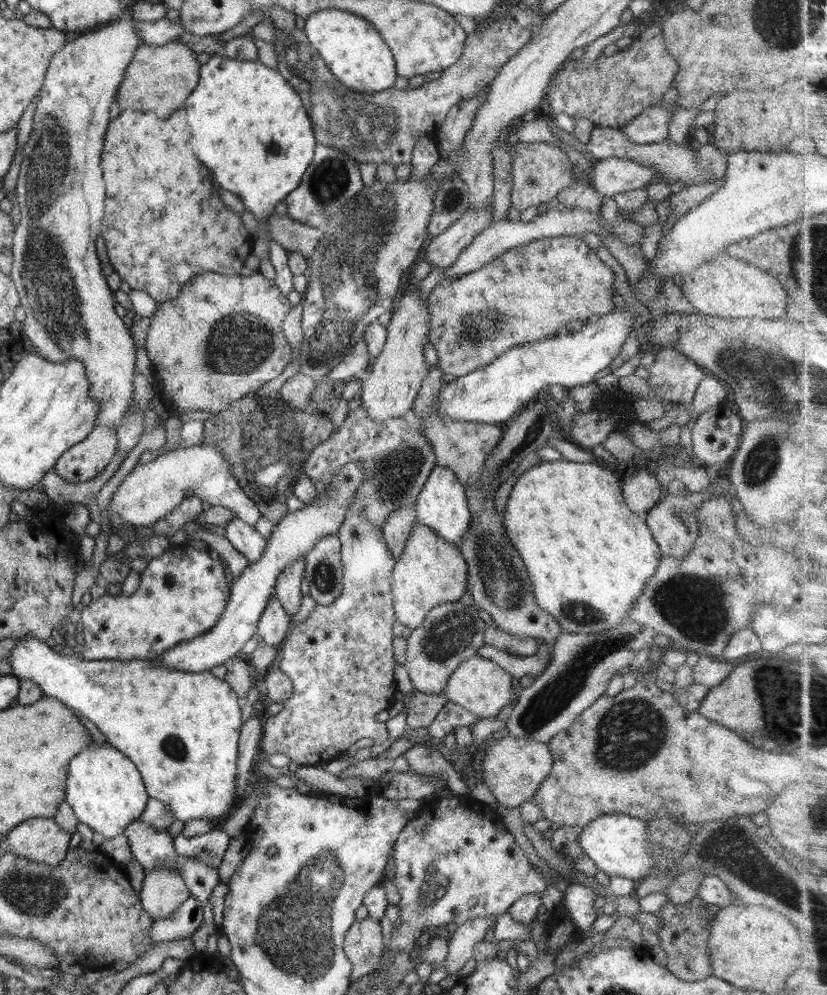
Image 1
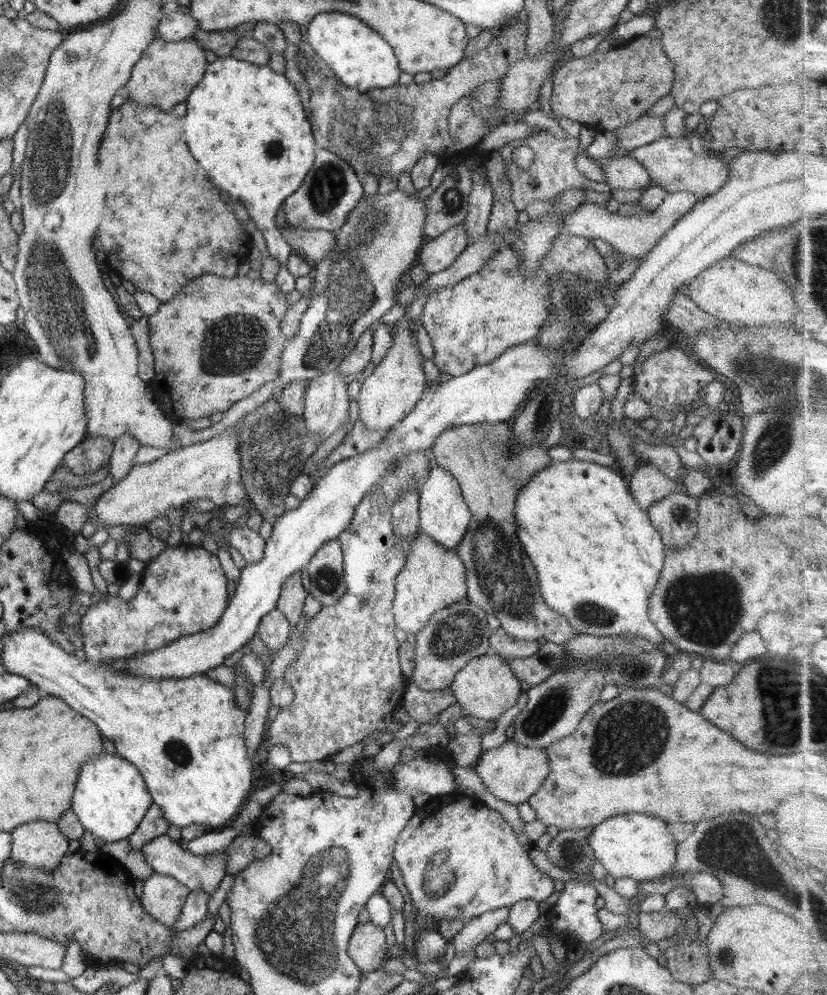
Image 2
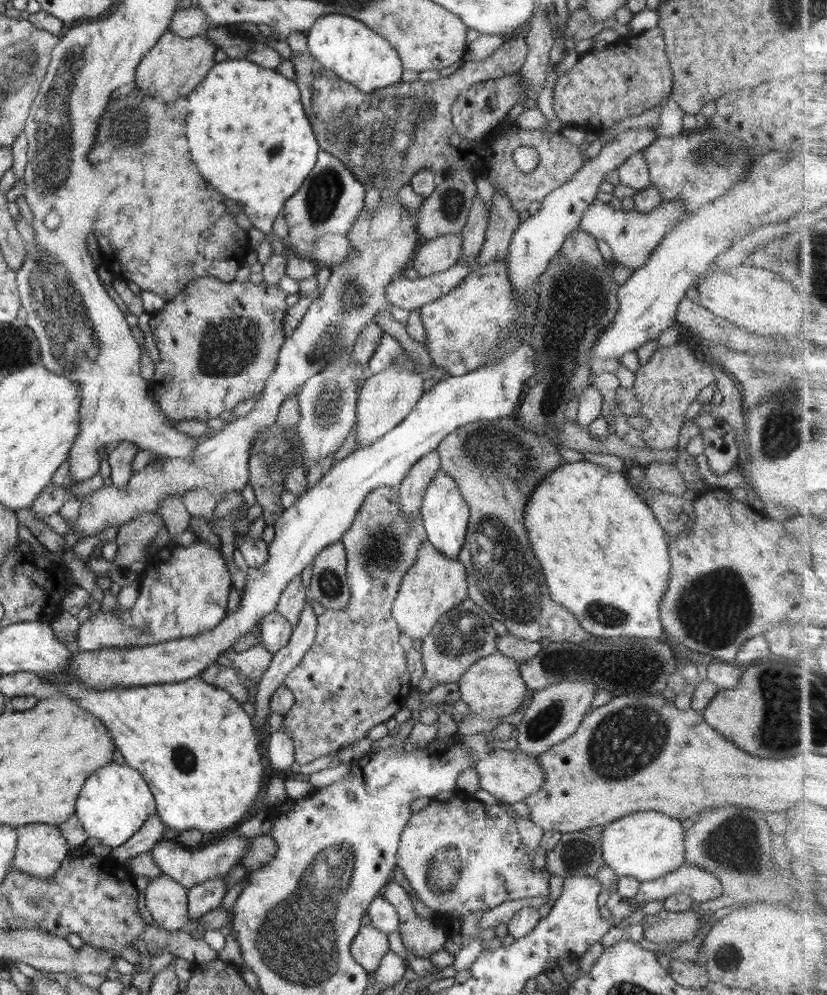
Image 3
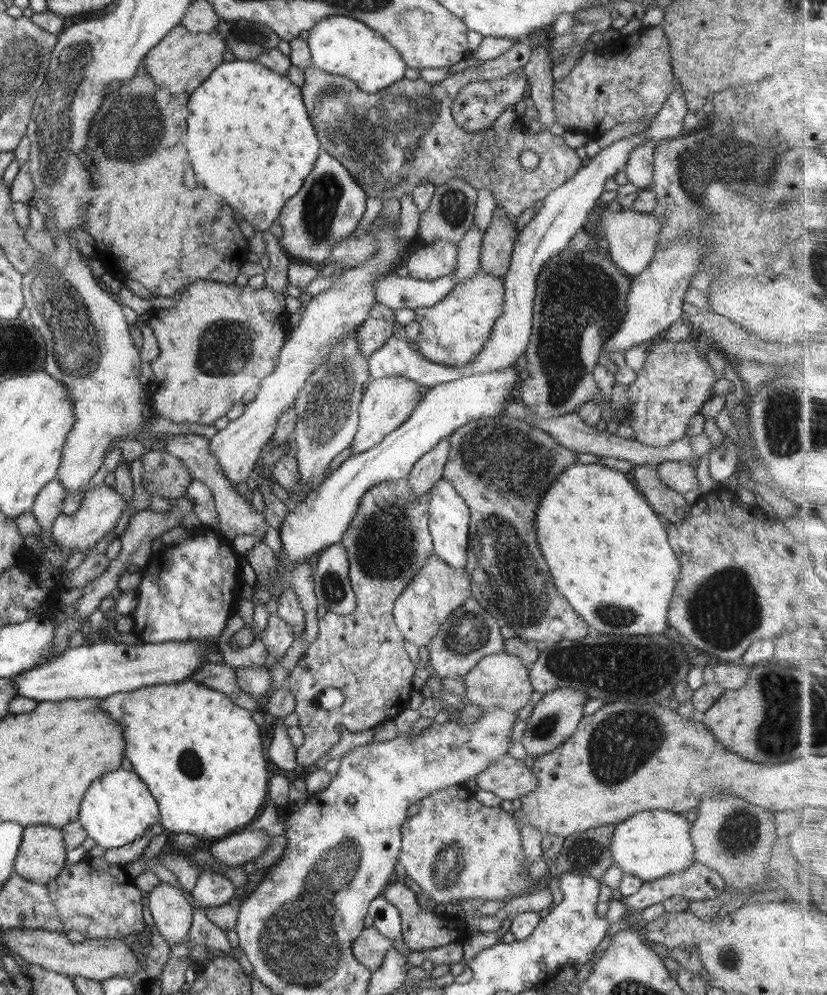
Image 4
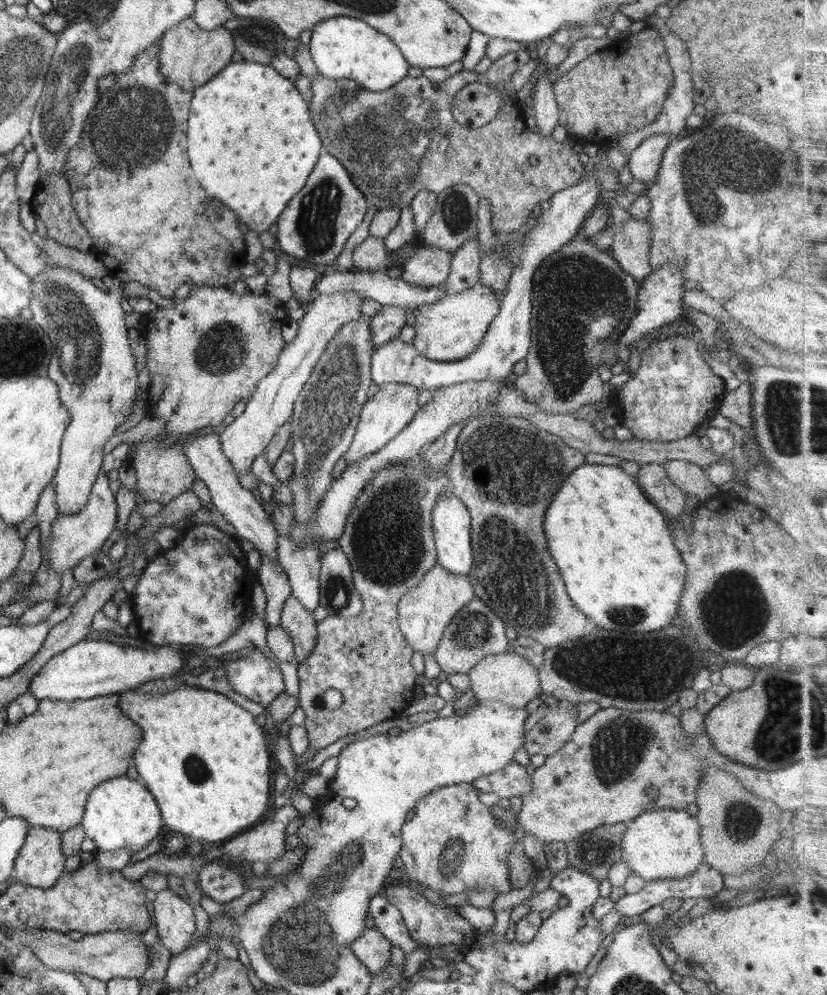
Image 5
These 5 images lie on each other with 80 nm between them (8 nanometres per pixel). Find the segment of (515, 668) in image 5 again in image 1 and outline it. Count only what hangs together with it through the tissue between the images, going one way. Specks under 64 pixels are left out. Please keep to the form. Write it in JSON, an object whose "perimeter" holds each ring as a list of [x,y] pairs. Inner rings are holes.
{"perimeter":[[[476,654],[458,665],[458,668],[450,675],[443,693],[450,702],[473,712],[480,718],[493,718],[511,702],[512,675],[493,660],[482,658]]]}

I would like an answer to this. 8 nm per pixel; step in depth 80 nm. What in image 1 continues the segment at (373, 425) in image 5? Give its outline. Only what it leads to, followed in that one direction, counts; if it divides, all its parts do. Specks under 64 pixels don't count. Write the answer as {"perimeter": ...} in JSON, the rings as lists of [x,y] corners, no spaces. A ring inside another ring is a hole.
{"perimeter":[[[409,288],[404,292],[399,300],[399,307],[394,310],[390,322],[385,326],[387,339],[382,352],[374,359],[368,371],[367,379],[361,385],[361,406],[366,409],[368,416],[376,422],[402,418],[409,416],[409,410],[413,407],[422,381],[429,373],[429,366],[424,358],[424,345],[429,342],[429,320],[430,315],[426,308],[426,300],[419,295],[420,288]]]}

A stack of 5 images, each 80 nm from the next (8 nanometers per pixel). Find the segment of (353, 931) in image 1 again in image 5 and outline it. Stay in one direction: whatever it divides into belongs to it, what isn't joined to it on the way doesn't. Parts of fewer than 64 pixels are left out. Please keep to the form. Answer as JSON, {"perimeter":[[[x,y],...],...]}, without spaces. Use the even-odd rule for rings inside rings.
{"perimeter":[[[366,928],[351,944],[356,958],[371,974],[378,974],[393,960],[391,942],[376,928]]]}

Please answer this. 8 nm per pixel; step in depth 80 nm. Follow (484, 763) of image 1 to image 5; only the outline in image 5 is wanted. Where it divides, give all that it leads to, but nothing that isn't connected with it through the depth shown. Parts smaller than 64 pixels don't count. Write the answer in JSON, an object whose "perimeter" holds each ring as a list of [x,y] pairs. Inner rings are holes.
{"perimeter":[[[512,760],[502,770],[478,777],[471,782],[481,792],[494,792],[500,798],[522,796],[533,790],[532,776],[526,773],[525,767]]]}

